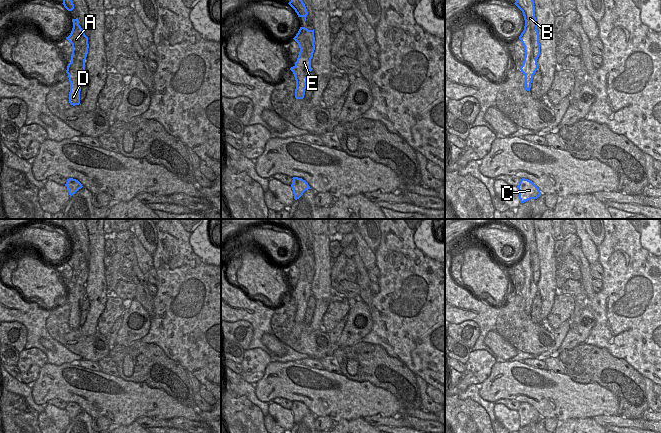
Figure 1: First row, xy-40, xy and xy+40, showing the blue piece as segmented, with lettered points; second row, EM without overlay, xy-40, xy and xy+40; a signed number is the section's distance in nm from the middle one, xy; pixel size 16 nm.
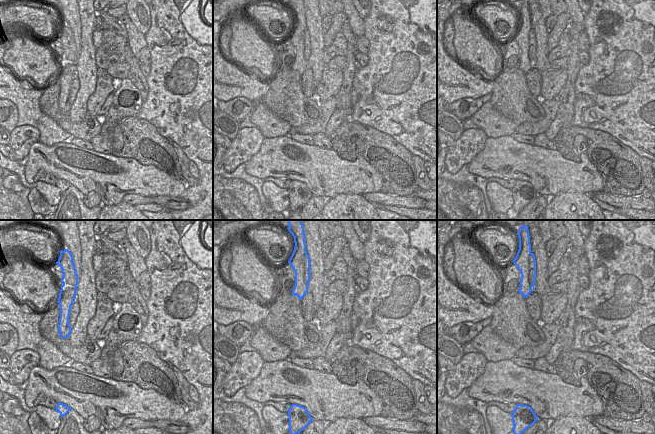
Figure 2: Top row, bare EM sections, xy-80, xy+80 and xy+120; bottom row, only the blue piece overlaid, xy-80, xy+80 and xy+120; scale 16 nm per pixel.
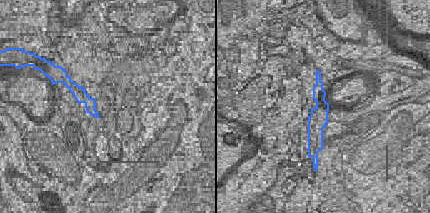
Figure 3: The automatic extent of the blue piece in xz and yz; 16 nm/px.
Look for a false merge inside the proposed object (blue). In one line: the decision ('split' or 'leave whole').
split

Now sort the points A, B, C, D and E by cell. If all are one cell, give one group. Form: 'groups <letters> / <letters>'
groups A / B C D E

